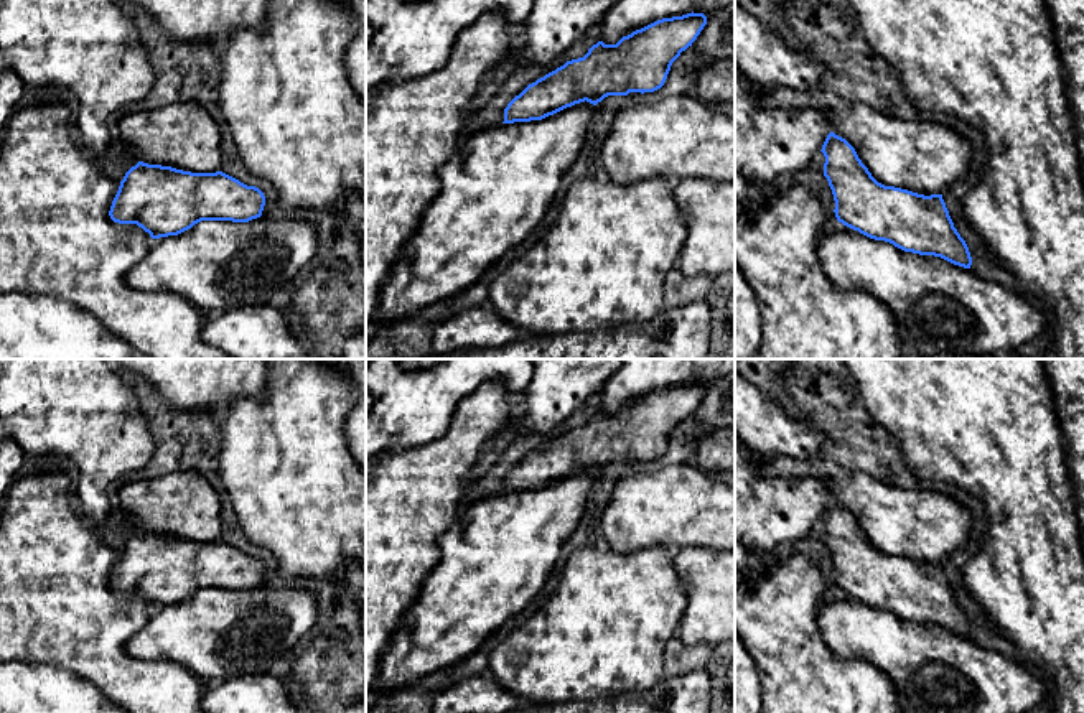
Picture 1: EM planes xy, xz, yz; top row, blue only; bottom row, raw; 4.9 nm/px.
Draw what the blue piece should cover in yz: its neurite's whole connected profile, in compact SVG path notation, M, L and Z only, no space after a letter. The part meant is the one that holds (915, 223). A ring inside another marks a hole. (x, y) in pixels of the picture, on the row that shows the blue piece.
M830 132L820 150L835 217L860 234L919 255L970 268L972 257L949 216L942 194L918 194L878 183L855 148Z

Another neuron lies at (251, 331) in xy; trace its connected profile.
M270 305L213 313L201 339L229 359L310 359L283 311Z

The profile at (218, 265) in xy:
M257 217L249 222L201 221L191 229L153 239L148 254L128 270L128 287L145 293L173 293L203 315L264 306L297 278L320 249L316 227L301 219Z

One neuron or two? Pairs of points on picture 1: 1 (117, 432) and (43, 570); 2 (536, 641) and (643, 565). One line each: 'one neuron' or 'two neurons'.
1: two neurons
2: one neuron

